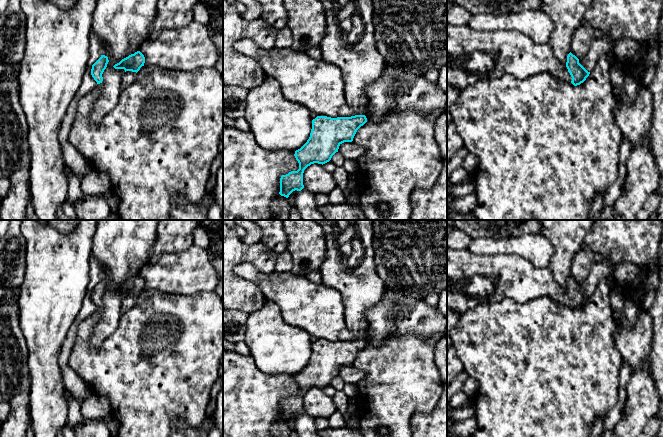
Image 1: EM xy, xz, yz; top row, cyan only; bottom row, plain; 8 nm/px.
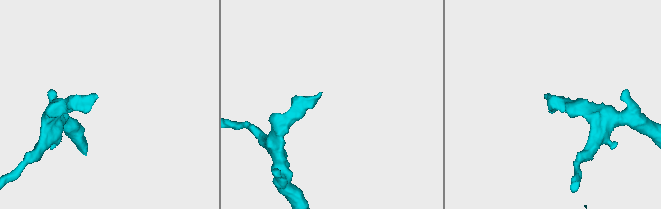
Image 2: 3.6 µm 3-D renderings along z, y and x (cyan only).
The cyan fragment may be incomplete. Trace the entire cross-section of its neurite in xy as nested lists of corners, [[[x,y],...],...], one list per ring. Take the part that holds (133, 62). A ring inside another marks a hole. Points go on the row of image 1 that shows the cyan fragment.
[[[137,51],[113,66],[115,69],[125,70],[120,81],[121,88],[129,87],[135,81],[137,72],[144,66],[144,63],[144,55]]]

